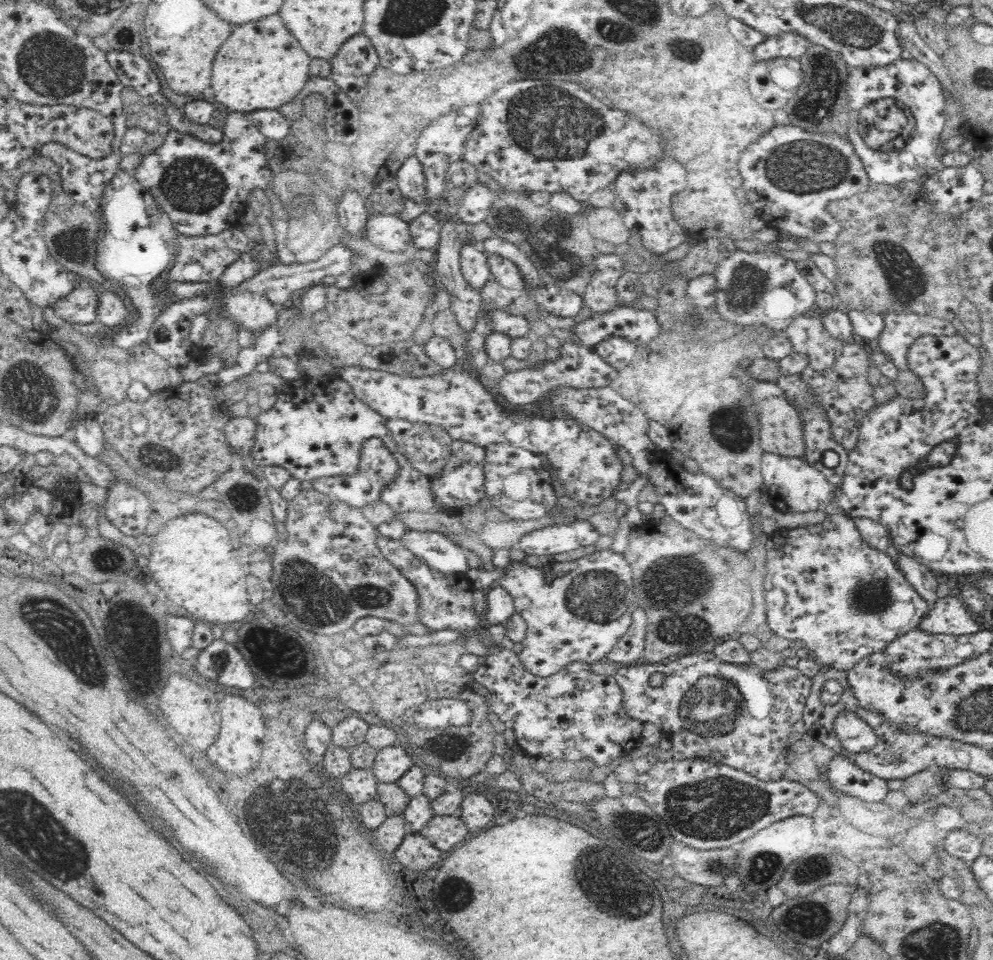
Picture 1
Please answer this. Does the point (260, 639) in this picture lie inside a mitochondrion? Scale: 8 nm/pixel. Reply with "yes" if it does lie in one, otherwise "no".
yes

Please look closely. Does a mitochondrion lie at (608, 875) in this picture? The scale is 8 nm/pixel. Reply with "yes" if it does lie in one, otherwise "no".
yes

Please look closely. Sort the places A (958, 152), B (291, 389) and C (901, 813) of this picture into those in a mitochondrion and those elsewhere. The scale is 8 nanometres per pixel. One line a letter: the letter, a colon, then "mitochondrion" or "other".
A: other
B: other
C: other

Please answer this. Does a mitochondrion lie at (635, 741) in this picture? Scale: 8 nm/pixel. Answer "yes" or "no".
no

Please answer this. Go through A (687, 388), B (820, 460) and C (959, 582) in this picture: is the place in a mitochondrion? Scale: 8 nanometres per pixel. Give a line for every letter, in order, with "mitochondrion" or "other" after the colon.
A: other
B: other
C: other

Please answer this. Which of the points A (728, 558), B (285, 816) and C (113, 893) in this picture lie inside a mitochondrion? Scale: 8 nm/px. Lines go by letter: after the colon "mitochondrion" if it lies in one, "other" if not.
A: mitochondrion
B: mitochondrion
C: other

